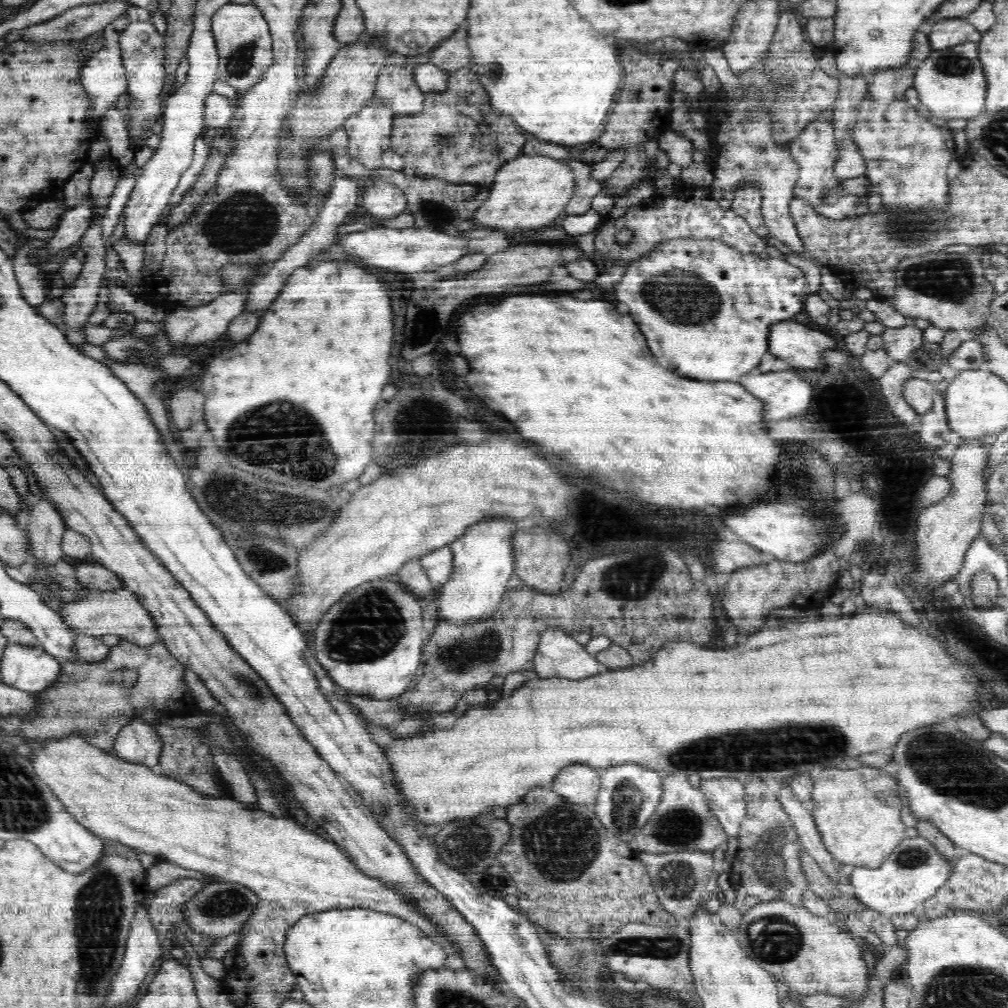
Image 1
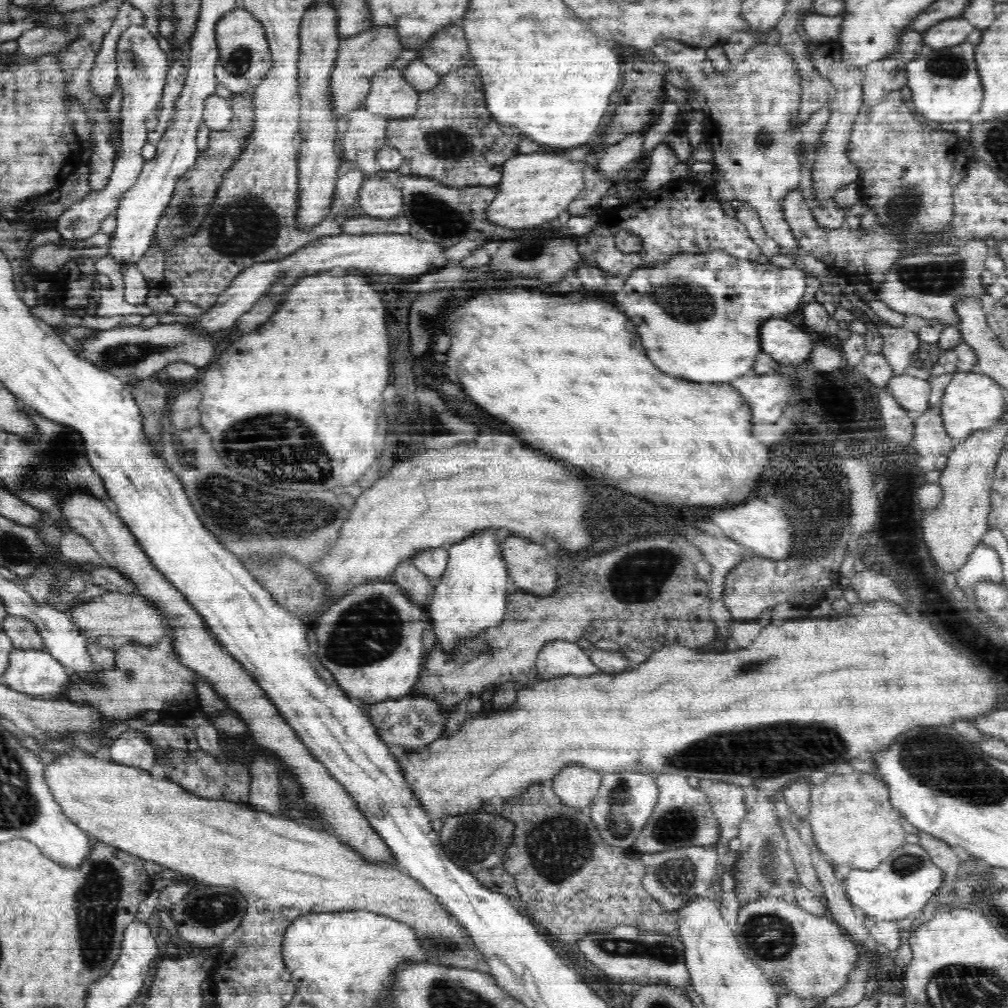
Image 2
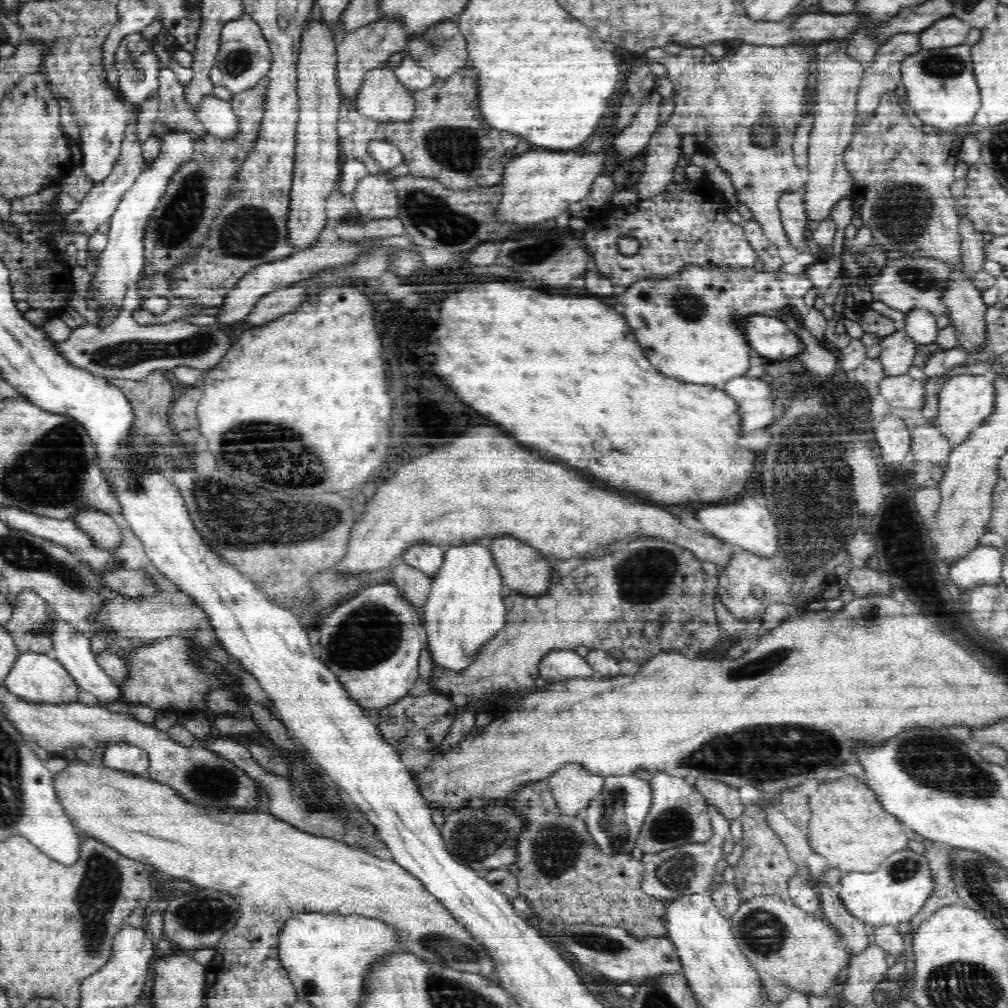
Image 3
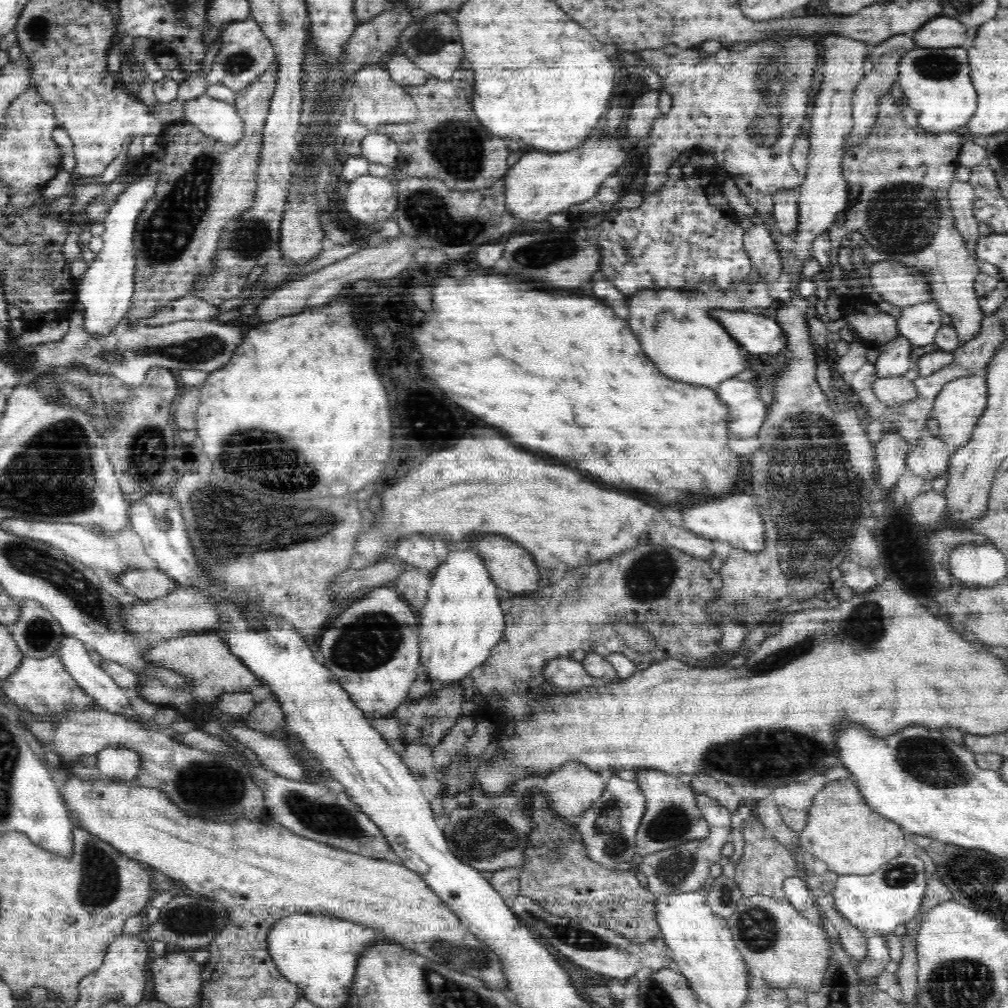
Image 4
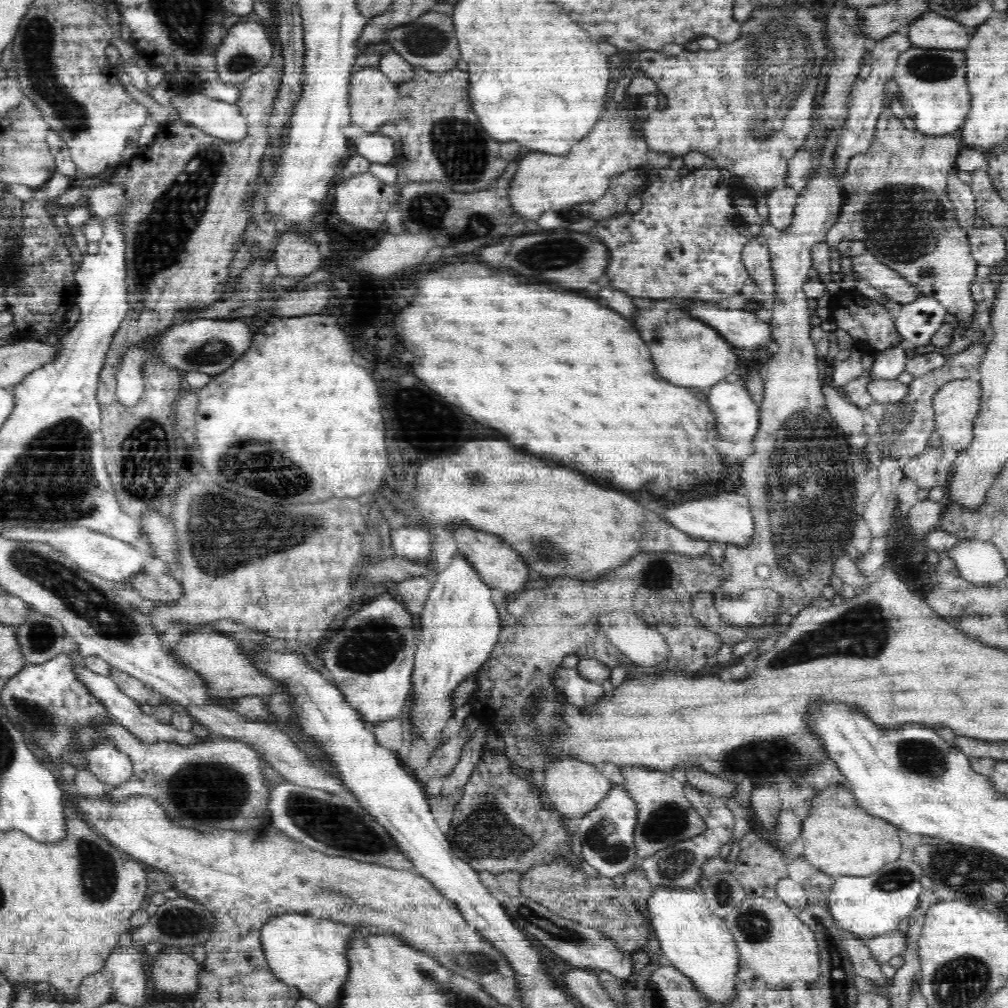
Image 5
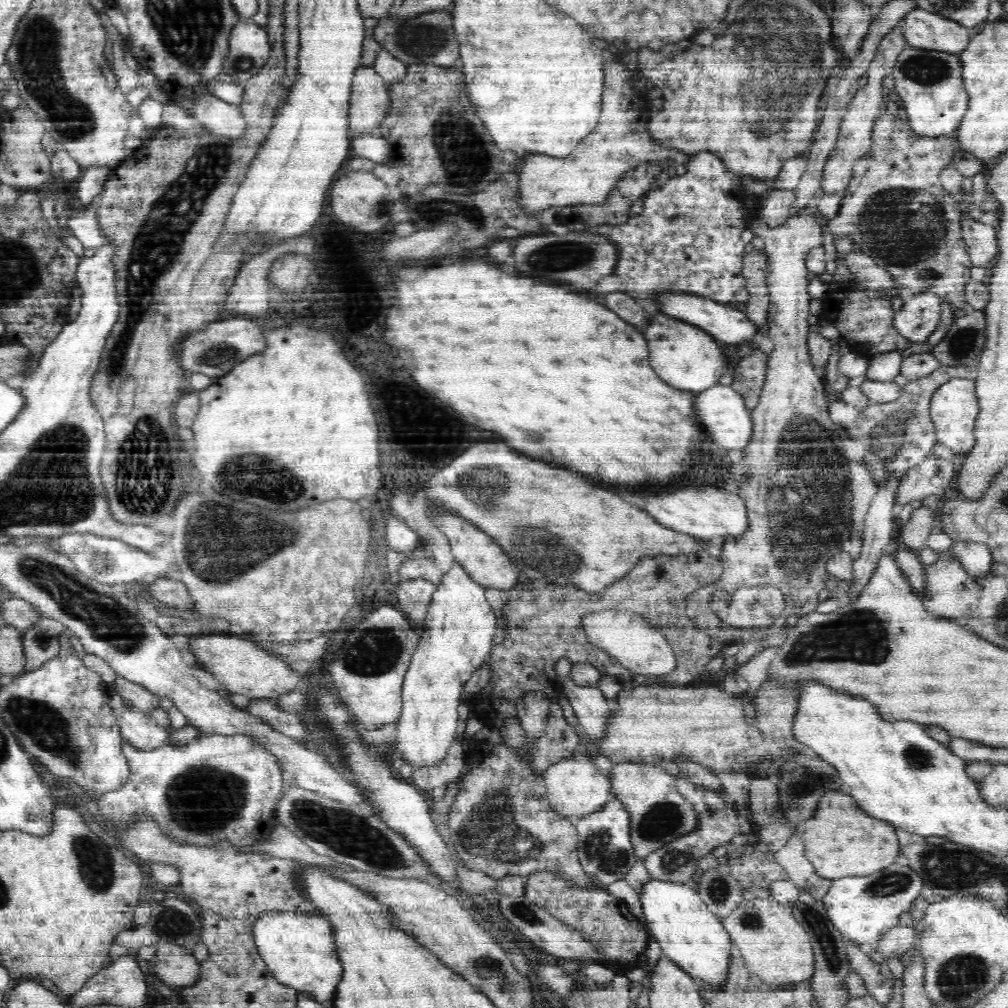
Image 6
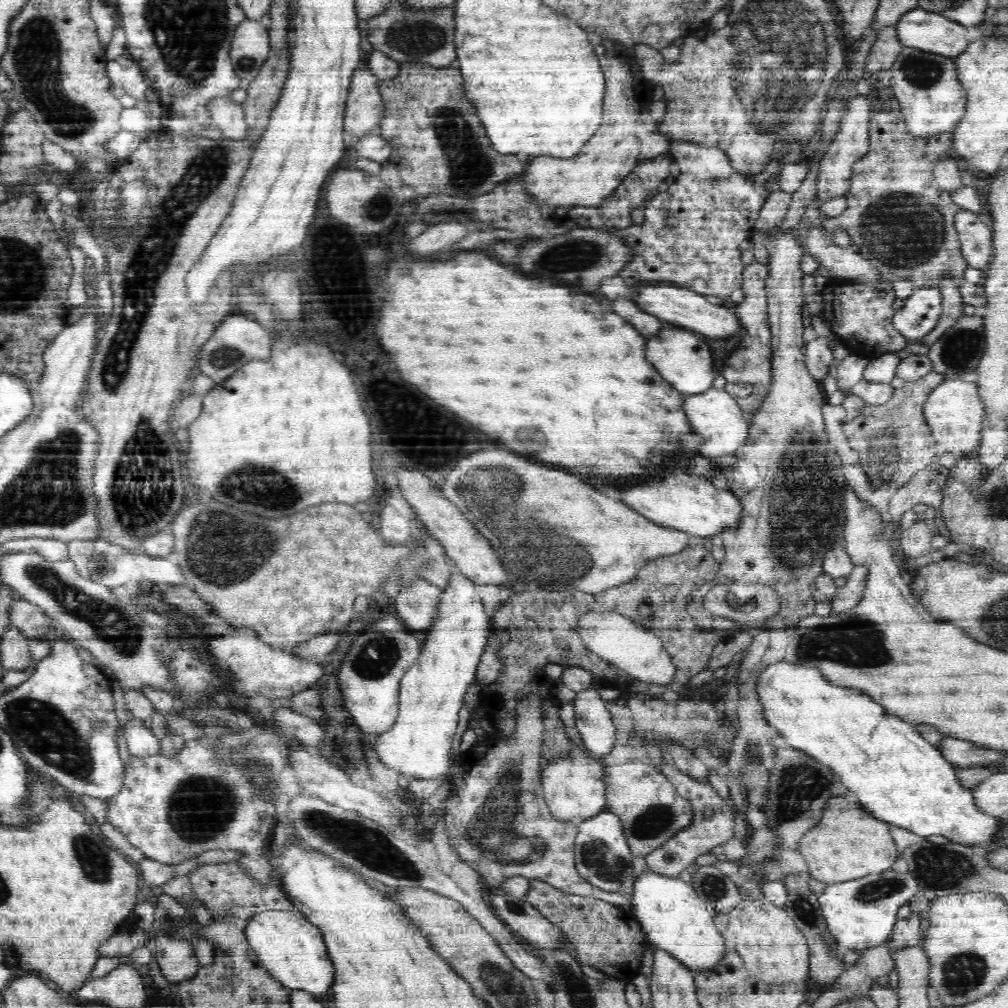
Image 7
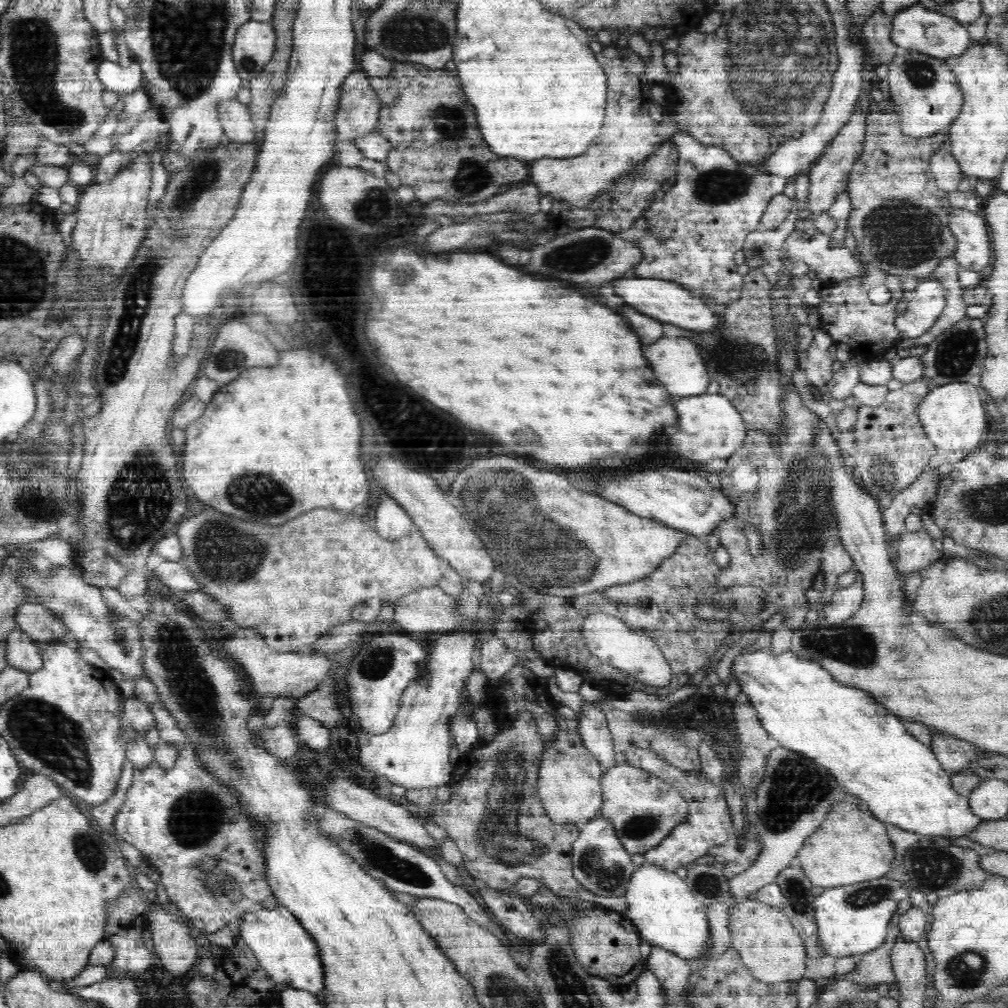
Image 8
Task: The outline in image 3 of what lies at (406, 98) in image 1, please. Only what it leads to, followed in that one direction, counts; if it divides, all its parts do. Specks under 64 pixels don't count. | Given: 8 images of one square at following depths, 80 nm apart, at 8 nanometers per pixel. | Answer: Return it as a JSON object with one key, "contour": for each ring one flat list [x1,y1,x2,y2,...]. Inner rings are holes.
{"contour":[[392,68,369,70,353,104,360,115,376,122,402,122,414,118,416,108,411,89,404,86]]}

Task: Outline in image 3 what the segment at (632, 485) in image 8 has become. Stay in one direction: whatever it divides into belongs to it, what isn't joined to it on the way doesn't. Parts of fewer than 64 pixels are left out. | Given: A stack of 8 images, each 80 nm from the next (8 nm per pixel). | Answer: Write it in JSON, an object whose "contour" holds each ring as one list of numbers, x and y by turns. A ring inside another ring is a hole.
{"contour":[[746,496,732,504,716,504,706,506,696,514,696,520,704,526,712,536,734,545,736,549,745,549,761,557,770,558,778,552,778,527,774,524,772,514,768,514,766,500,762,496]]}

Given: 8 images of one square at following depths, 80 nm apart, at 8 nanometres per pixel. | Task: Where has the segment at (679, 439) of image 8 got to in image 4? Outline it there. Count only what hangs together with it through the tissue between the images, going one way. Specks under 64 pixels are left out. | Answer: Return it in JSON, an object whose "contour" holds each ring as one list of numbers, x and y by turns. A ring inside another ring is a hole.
{"contour":[[734,377,714,387,718,398,729,410,729,436,748,437,758,434,768,414,768,407,760,398,759,388,753,380,740,381]]}

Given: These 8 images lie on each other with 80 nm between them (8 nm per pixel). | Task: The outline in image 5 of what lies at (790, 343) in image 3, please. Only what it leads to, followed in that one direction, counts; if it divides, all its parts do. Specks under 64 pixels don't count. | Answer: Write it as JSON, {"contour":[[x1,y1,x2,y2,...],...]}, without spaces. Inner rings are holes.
{"contour":[[693,301,685,308,685,312,717,330,734,348,749,351,764,349,767,340,773,341,771,325,764,323,756,317,756,313,746,309,718,308,712,304]]}

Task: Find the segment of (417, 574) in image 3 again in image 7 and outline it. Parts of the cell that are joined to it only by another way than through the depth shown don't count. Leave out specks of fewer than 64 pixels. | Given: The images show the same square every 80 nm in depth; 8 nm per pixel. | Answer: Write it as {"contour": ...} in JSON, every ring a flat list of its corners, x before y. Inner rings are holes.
{"contour":[[424,578,404,587,395,599,397,616,411,632,430,629,438,614,443,591]]}

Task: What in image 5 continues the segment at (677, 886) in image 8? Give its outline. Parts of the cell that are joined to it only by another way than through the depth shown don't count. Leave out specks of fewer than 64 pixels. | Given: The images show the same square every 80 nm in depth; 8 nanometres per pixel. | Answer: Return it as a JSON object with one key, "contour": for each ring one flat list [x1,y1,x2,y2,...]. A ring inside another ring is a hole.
{"contour":[[653,887,647,902,649,918,662,950,661,965,680,970,708,1002,730,1004,736,998,735,978,742,966,739,950,726,921,715,915,703,892,692,889]]}

